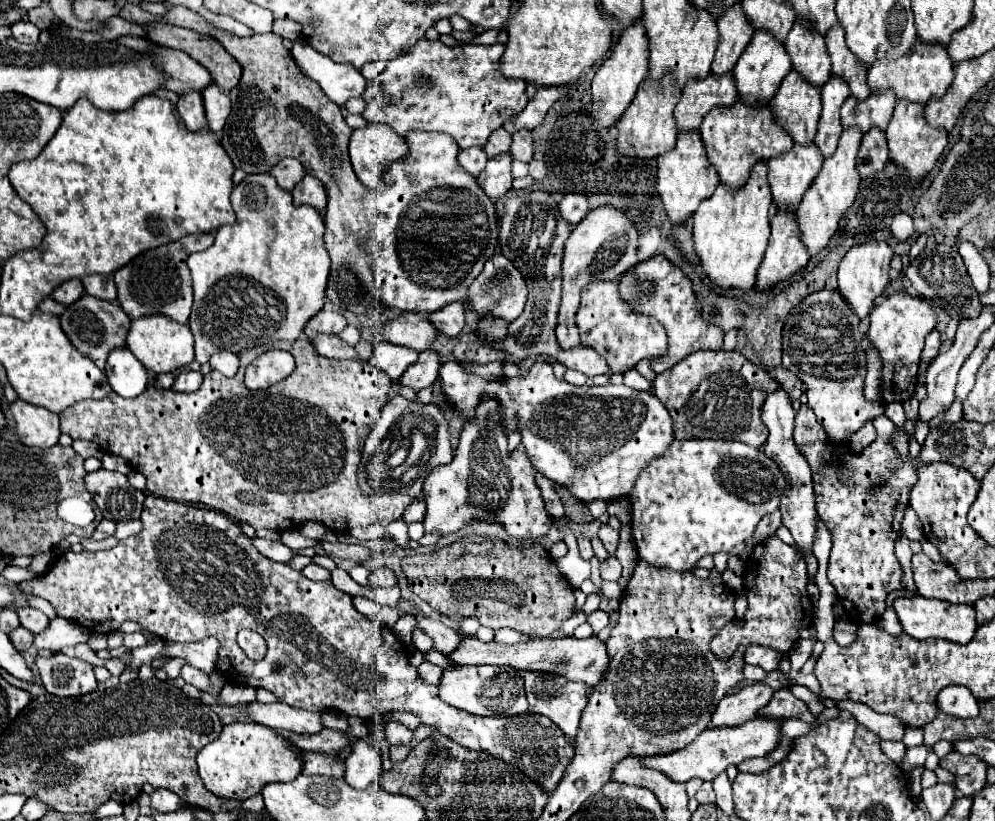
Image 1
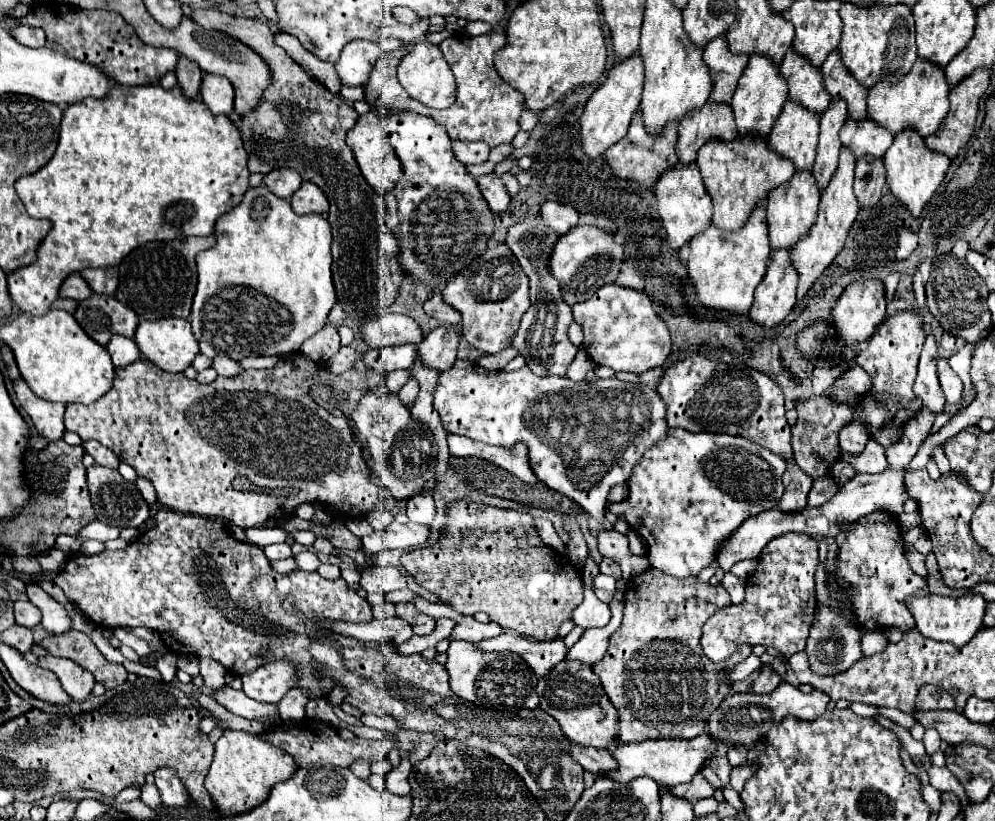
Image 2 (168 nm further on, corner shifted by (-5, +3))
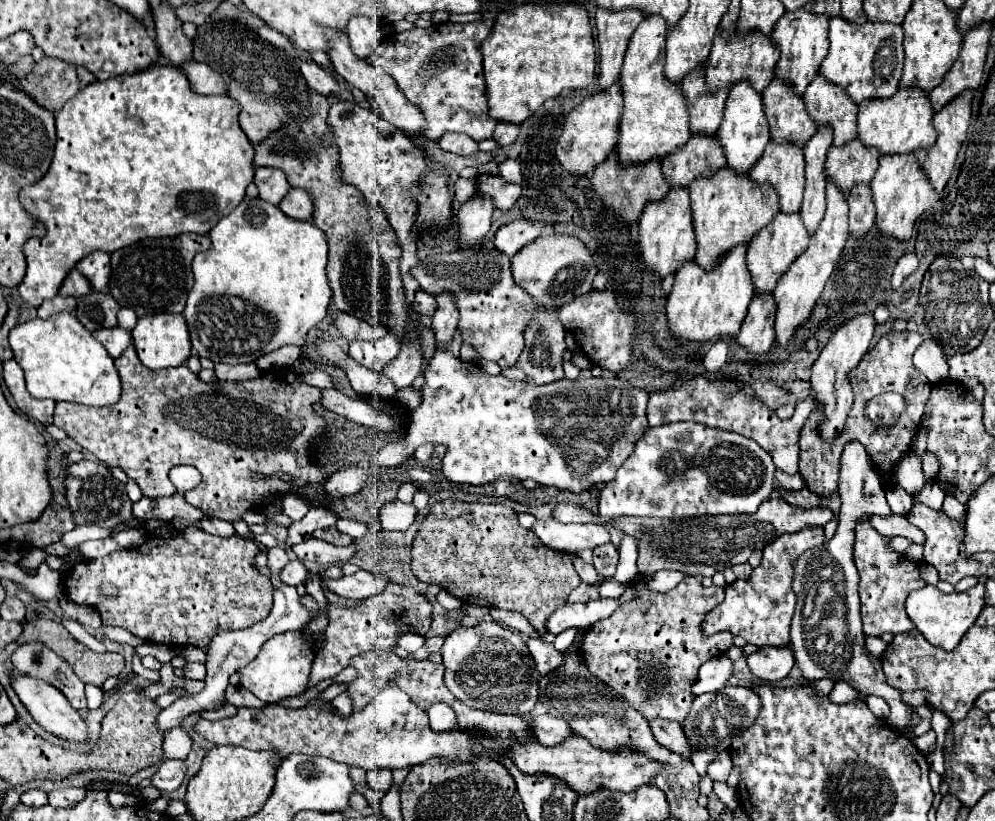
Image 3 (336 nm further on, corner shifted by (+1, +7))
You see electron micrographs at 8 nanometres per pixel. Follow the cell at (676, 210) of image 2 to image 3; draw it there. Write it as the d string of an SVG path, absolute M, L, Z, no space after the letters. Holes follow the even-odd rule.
M671 187L667 195L659 201L651 201L639 217L639 245L647 267L665 279L669 273L677 271L687 259L697 253L697 239L693 231L693 215L689 207L689 187Z

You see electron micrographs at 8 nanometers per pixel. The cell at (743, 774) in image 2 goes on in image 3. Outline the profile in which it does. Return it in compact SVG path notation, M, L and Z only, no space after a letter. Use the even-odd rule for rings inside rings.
M723 751L723 753L717 755L717 759L709 765L707 775L709 775L713 781L727 781L731 769L733 769L733 761L731 761L729 753Z

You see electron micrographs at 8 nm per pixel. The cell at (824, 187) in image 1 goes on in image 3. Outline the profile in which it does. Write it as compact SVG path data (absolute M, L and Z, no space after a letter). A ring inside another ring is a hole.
M827 183L827 211L825 217L821 219L819 227L815 229L809 247L789 265L789 269L781 275L773 297L777 301L777 315L775 315L775 335L777 335L777 343L787 345L789 339L793 337L795 329L807 321L811 317L811 311L815 307L815 301L819 299L829 275L833 273L839 255L843 251L845 239L849 235L849 225L847 225L847 199L845 193L835 185L835 183Z

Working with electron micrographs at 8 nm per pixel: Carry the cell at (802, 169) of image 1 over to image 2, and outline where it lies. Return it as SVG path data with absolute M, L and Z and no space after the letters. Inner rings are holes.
M799 171L791 177L791 181L783 183L775 191L771 191L767 199L767 227L769 227L769 247L771 251L779 249L793 249L795 243L805 237L811 229L811 223L817 219L817 205L819 205L819 189L815 185L813 173Z

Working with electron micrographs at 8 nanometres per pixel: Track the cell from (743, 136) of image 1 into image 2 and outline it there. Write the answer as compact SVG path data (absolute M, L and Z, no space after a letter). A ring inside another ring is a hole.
M747 139L747 141L711 141L699 149L697 167L701 171L705 189L713 201L713 225L723 231L741 229L751 211L769 197L769 193L787 183L795 173L795 167L777 153L769 151L765 141Z

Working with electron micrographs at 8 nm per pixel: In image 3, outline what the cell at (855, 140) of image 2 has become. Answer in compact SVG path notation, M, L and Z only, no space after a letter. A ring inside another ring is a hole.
M861 139L847 141L843 147L831 145L827 153L825 173L841 191L849 191L857 183L869 183L877 171L881 153L877 147L867 147Z

